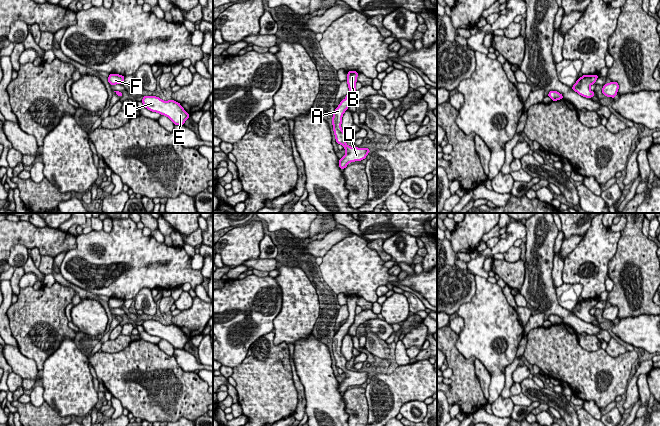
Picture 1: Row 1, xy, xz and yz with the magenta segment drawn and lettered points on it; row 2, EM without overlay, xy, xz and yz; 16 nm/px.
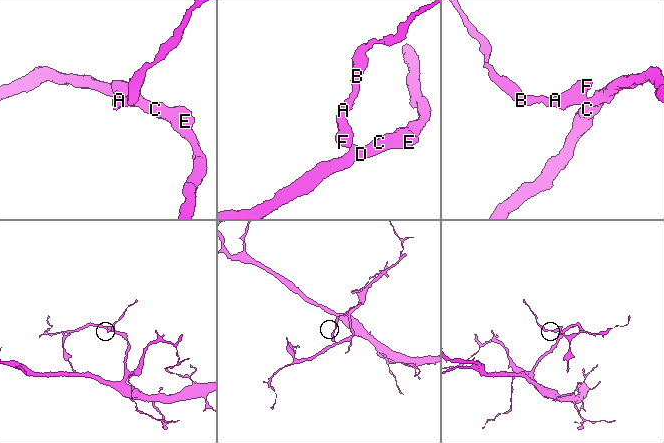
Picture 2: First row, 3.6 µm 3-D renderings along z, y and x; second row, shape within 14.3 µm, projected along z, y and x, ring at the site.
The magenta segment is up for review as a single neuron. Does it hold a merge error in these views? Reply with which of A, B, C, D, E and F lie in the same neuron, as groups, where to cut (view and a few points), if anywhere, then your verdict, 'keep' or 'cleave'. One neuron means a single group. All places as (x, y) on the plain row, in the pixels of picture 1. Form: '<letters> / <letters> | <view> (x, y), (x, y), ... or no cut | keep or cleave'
A B C D E F | no cut | keep

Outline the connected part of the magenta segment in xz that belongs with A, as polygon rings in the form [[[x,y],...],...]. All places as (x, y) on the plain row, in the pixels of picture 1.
[[[348,295],[347,307],[349,311],[349,316],[346,319],[346,322],[342,324],[339,330],[335,333],[332,342],[333,355],[335,358],[335,363],[338,368],[341,368],[346,378],[339,384],[339,392],[344,393],[347,391],[347,388],[354,385],[361,385],[366,382],[367,378],[370,377],[368,372],[357,372],[350,371],[346,368],[347,360],[341,352],[342,340],[346,334],[348,334],[350,326],[354,322],[356,315],[355,309],[357,306],[357,295]]]

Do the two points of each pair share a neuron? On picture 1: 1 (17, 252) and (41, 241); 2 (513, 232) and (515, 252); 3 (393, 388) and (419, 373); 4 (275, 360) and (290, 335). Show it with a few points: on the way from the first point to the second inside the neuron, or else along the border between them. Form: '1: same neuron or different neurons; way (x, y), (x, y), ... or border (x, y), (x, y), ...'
1: different neurons; border (10, 248), (22, 244), (27, 249)
2: different neurons; border (513, 244), (502, 253)
3: same neuron; way (399, 387), (413, 379)
4: different neurons; border (273, 331), (275, 344), (287, 344)

